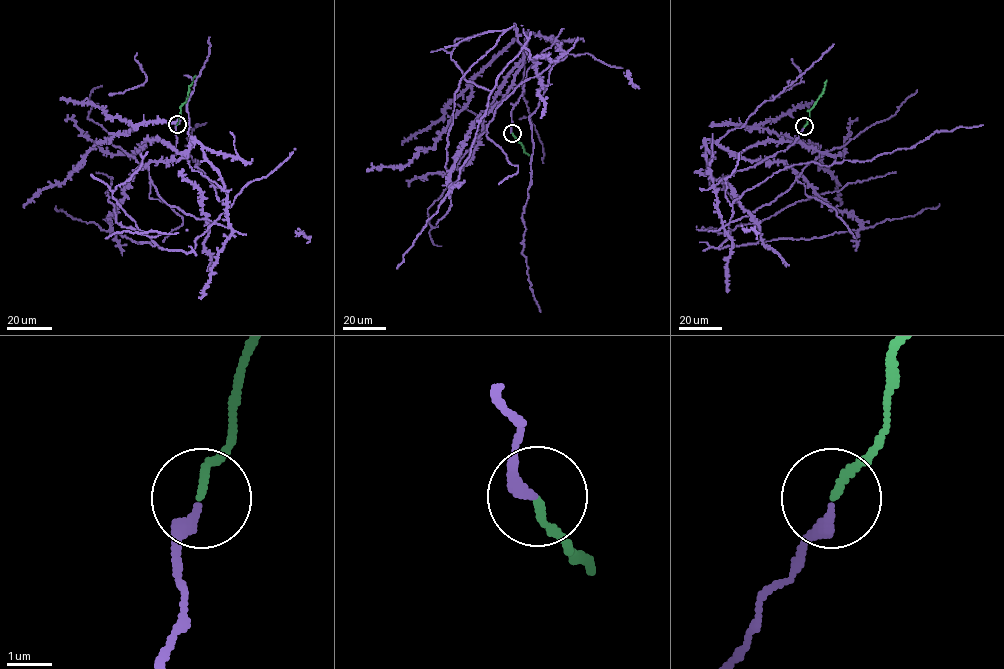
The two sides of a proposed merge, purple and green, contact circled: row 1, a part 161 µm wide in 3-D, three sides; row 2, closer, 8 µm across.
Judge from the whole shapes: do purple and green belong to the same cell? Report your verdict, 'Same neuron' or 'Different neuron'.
Same neuron

